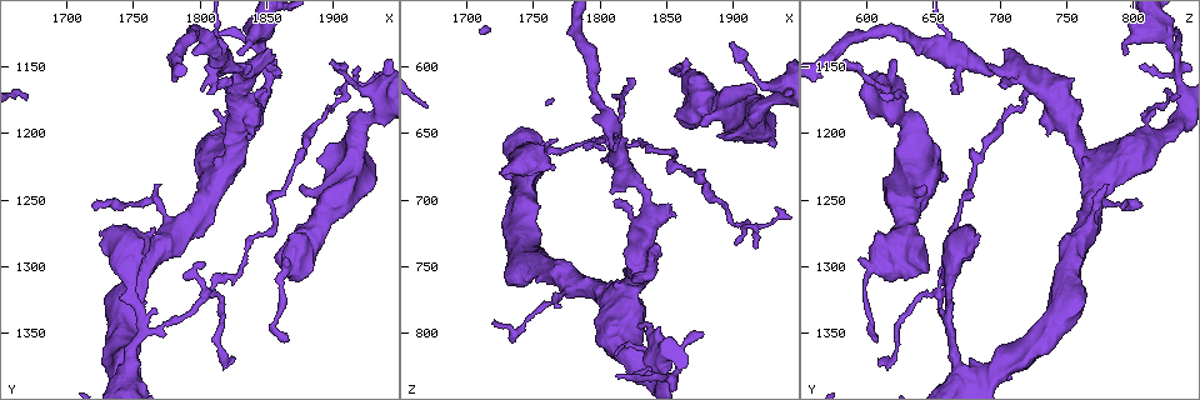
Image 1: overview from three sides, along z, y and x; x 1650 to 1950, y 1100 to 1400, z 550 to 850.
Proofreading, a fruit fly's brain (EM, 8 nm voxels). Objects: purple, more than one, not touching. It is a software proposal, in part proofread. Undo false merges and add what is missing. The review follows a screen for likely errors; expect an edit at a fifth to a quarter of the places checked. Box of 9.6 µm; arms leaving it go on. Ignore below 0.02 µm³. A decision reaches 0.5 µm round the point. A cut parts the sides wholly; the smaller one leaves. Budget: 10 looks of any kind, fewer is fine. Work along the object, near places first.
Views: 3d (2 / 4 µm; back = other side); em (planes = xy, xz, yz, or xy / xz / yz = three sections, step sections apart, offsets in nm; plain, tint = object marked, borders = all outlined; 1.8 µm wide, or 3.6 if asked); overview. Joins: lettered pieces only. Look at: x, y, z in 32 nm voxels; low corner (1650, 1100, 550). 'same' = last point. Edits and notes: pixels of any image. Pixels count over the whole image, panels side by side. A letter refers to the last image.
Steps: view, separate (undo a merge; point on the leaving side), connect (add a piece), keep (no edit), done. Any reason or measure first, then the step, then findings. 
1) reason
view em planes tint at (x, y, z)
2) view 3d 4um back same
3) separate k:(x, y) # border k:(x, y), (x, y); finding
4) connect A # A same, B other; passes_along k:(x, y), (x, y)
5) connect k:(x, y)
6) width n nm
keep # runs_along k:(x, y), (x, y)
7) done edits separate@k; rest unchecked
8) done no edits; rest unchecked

an open end
view 3d 4um at (1854, 1136, 702)

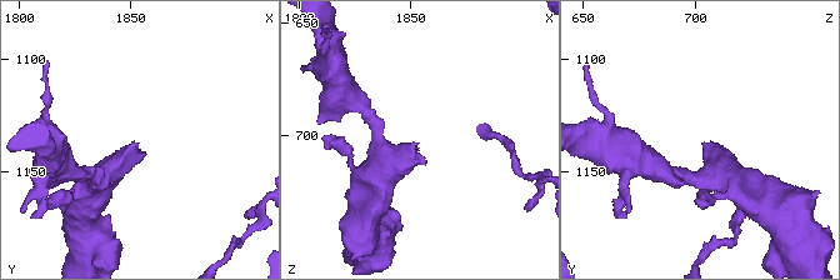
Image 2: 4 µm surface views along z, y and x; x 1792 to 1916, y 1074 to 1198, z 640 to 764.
now the EM
view em planes tint at (1854, 1136, 703)

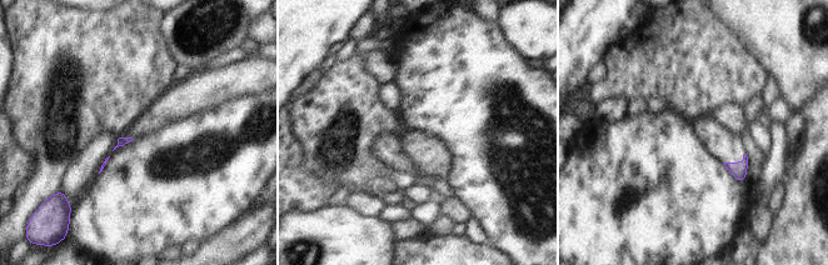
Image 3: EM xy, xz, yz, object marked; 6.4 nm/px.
what lies round it
view em planes borders same

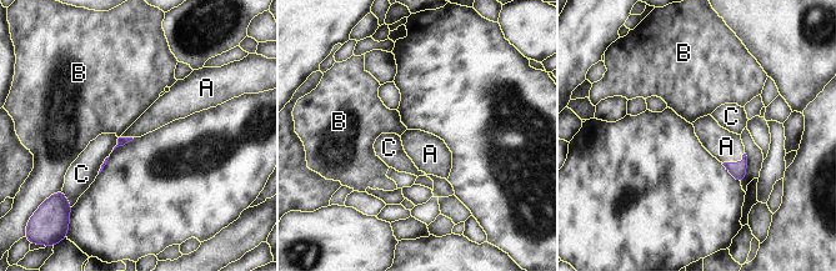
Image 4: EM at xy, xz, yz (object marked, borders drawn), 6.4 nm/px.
longest_contact A 160 nm
connect A # A same, B other, C other; it goes on there

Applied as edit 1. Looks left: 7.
sharp bend
view em planes borders at (1916, 1224, 640)

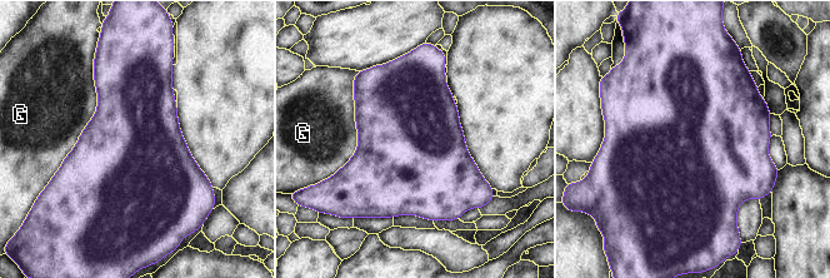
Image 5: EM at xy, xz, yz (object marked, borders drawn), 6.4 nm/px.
keep # G other; continuous, no second neuron

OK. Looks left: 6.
tapers out
view em xy step 8 borders at (1898, 1146, 580)

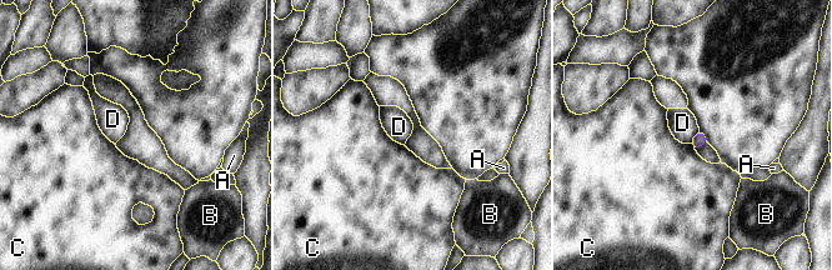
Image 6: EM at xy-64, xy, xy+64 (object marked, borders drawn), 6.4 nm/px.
width 90 nm; longest_contact D 110 nm
keep # A other, B other, C other, D other; none of them fits

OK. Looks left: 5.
done edits connect@4; rest unchecked

